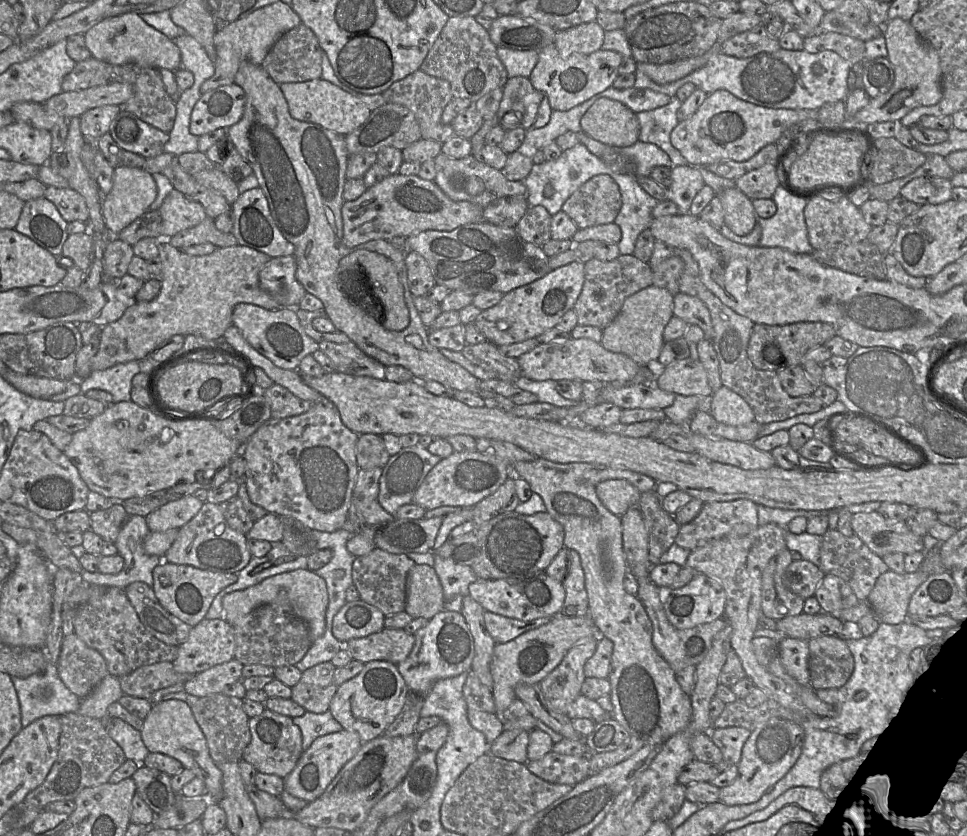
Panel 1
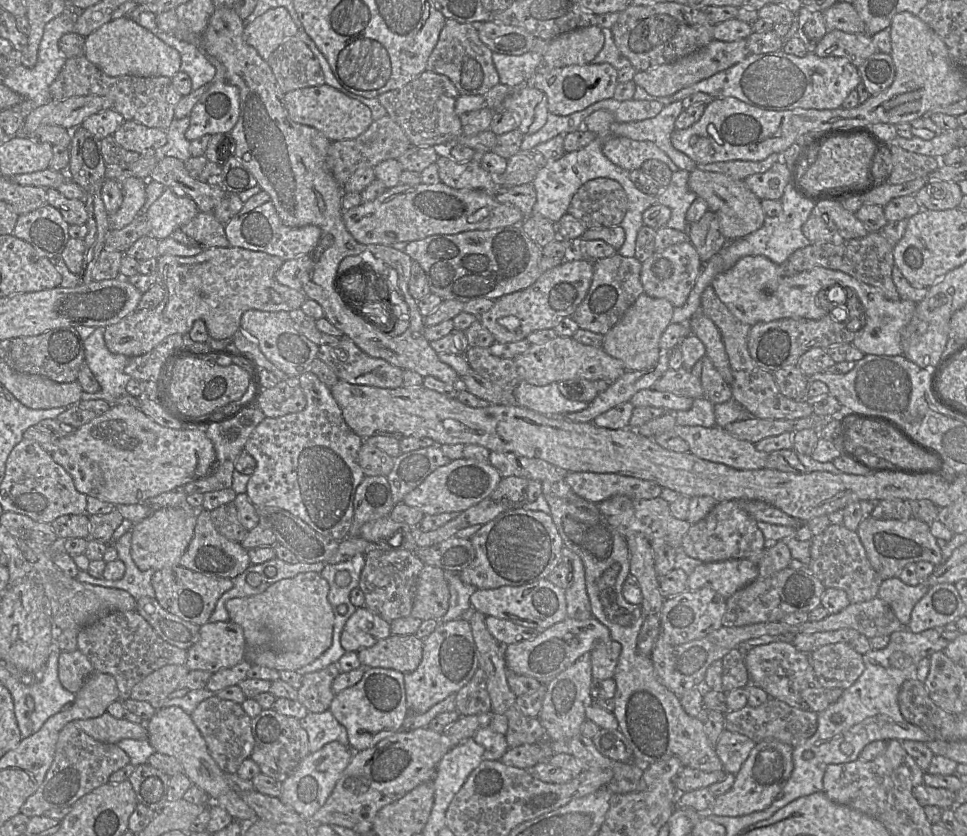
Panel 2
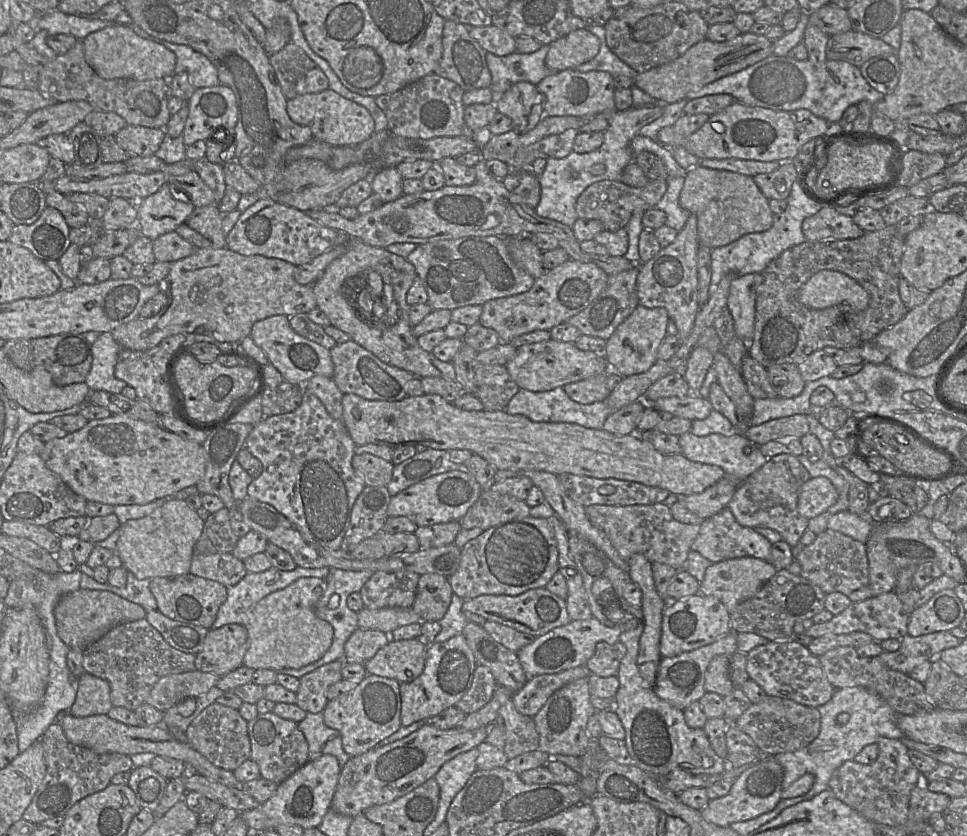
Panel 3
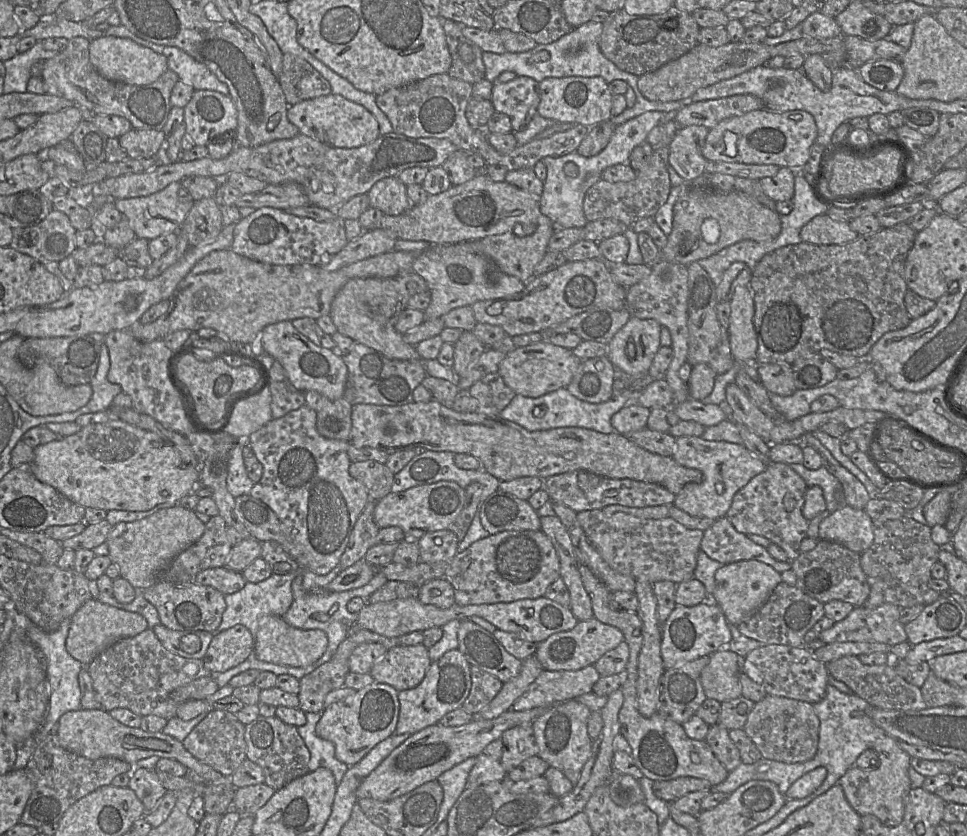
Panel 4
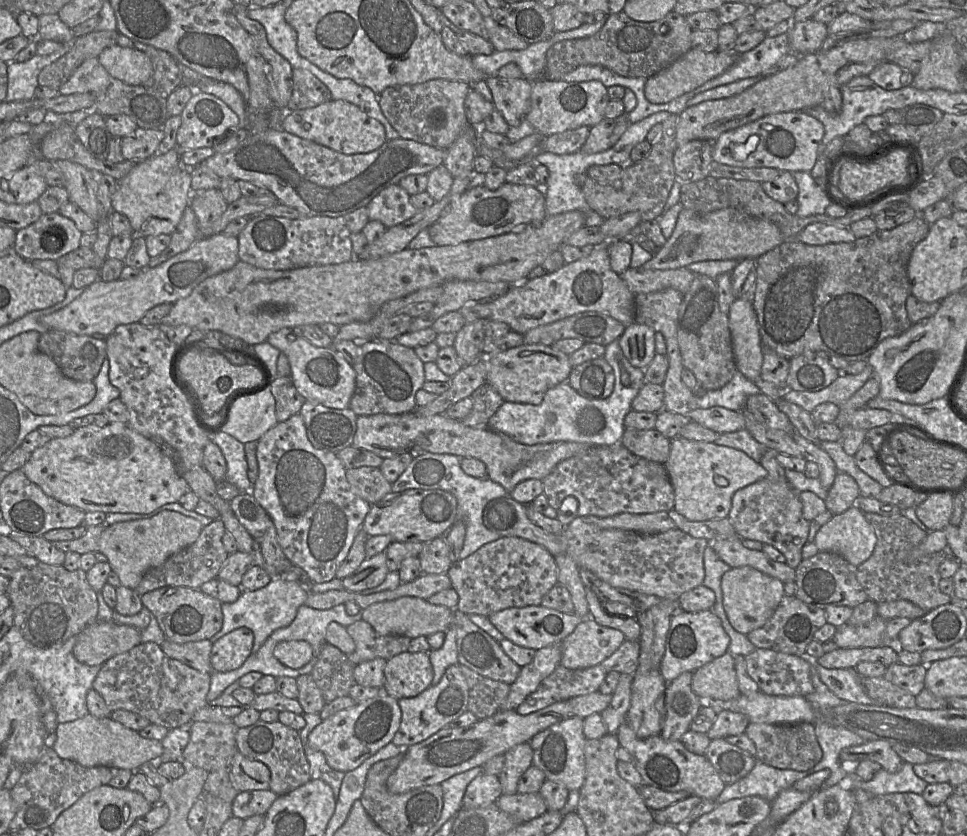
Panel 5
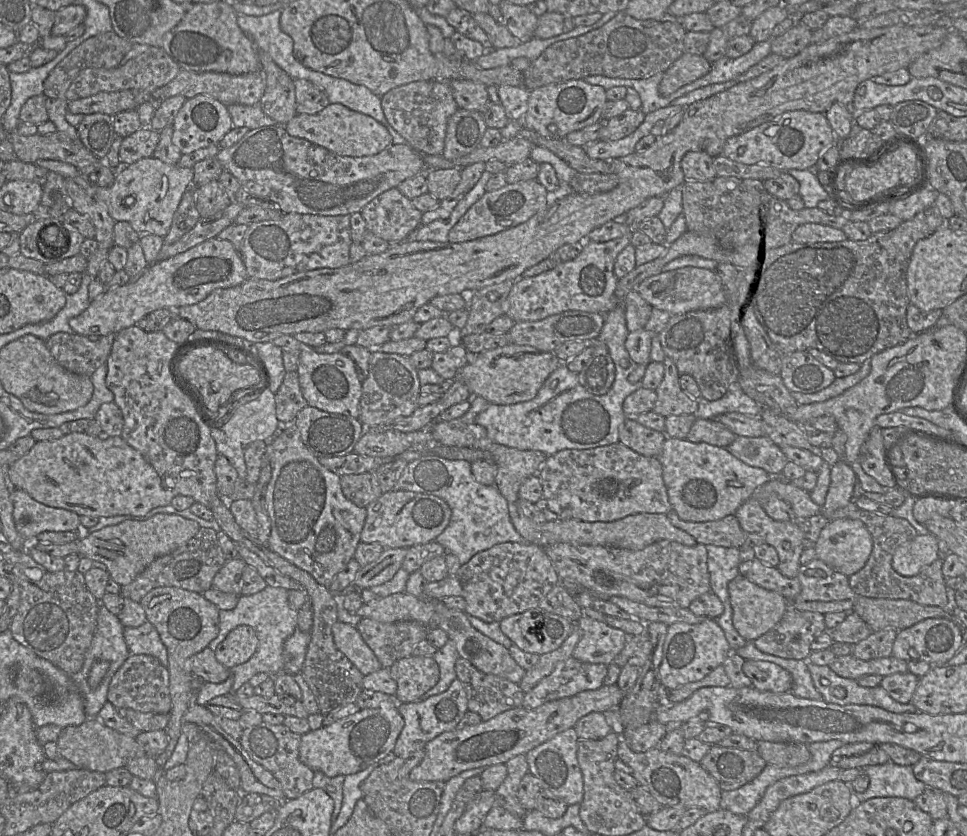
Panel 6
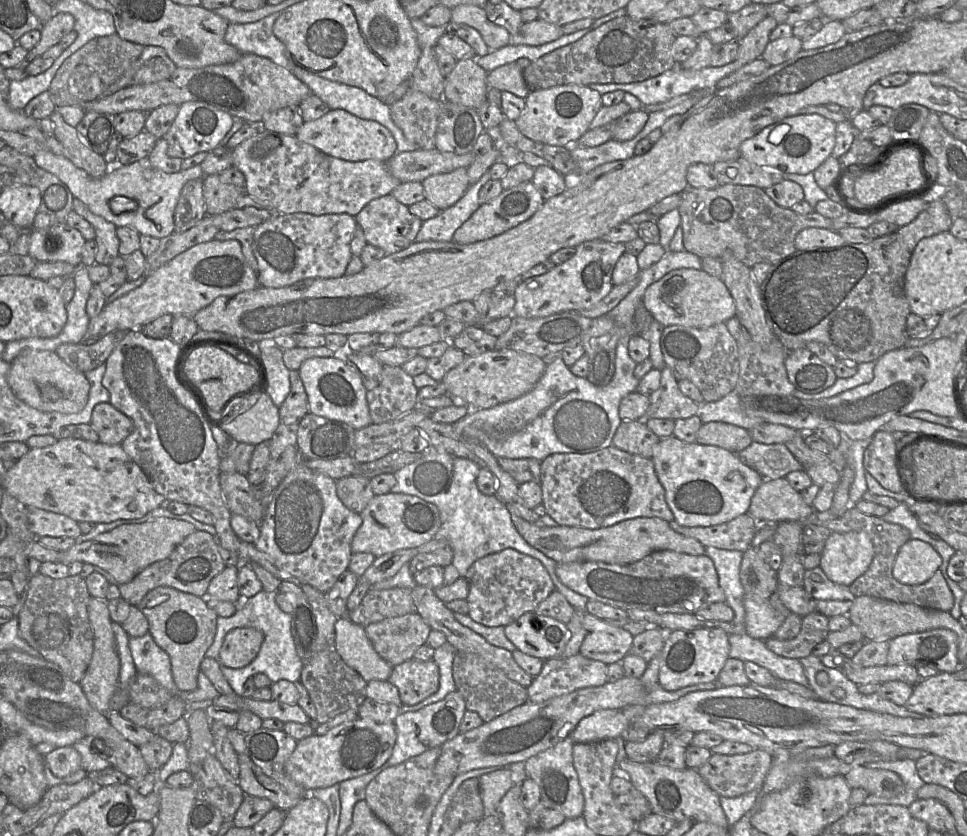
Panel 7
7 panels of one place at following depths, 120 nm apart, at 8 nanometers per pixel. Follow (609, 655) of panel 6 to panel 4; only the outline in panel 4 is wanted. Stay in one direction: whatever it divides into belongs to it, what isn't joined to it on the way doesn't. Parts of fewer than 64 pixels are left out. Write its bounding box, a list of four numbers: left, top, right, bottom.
[535,617,624,671]

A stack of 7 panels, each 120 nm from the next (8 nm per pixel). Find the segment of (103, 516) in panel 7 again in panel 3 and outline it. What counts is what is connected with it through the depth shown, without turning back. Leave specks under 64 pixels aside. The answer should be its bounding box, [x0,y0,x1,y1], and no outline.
[40,414,206,506]

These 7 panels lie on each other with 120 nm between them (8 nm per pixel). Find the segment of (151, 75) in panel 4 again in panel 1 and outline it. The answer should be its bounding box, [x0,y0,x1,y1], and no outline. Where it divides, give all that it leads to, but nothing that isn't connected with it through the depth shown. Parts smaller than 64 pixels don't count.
[84,13,181,71]

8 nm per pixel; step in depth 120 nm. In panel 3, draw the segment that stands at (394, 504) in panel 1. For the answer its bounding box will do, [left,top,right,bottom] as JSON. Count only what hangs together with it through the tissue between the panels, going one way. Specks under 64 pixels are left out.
[387,448,466,497]

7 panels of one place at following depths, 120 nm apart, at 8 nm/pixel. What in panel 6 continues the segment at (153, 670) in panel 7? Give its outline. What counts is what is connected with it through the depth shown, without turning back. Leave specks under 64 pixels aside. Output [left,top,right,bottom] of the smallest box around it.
[123,620,168,666]

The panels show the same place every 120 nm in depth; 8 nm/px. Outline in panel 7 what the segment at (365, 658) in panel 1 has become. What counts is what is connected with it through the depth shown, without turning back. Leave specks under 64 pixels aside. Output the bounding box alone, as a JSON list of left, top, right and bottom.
[388,658,440,705]

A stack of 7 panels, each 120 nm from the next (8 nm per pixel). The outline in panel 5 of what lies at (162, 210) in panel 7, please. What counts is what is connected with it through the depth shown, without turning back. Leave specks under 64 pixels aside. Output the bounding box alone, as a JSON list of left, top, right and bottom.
[111,147,191,236]

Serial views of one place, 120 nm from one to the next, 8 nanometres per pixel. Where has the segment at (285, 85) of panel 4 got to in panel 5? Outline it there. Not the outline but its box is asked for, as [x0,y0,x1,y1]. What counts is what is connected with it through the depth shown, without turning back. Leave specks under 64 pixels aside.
[287,68,332,111]

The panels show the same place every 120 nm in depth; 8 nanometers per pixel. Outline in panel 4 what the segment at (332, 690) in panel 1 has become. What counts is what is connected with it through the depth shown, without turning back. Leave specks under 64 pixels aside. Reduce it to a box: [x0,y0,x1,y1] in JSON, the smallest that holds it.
[298,624,401,712]

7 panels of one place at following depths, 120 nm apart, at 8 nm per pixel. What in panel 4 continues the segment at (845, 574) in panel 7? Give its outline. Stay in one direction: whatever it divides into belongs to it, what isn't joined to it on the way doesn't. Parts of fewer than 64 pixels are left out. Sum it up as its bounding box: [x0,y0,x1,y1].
[819,506,873,554]

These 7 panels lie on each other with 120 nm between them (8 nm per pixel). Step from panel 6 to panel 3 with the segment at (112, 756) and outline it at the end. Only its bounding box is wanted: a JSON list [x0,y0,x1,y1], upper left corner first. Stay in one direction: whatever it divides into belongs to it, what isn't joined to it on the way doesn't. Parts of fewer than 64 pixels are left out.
[59,712,240,787]

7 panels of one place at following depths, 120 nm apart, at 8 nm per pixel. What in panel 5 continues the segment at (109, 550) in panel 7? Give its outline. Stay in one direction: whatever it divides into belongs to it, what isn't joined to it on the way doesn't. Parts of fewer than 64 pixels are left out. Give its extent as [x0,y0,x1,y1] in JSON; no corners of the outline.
[98,510,203,589]

